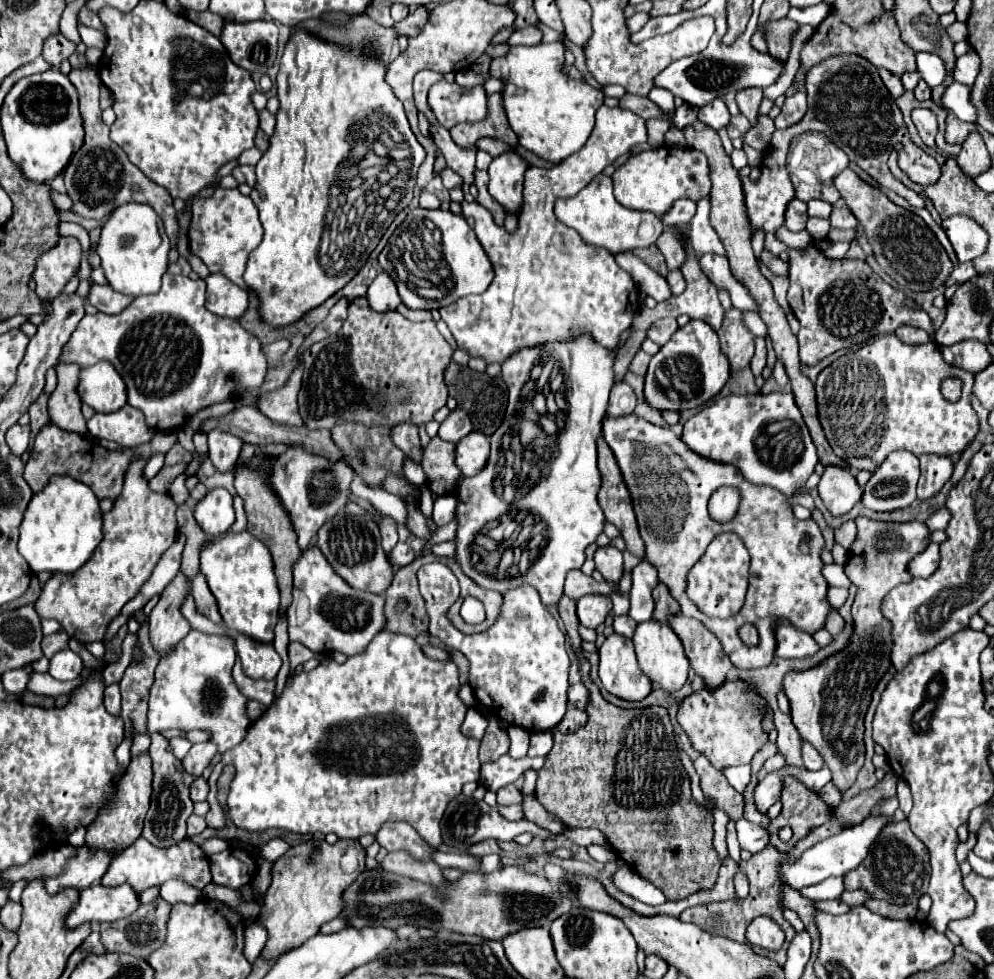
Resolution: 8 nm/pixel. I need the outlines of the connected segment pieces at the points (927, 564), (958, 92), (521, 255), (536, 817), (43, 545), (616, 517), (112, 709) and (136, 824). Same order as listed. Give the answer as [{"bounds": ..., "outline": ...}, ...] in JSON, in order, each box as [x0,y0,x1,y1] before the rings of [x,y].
[{"bounds":[909,543,939,577],"outline":[[[931,543],[927,545],[925,551],[921,551],[919,555],[915,555],[909,563],[909,573],[913,577],[929,577],[939,563],[939,545]]]},{"bounds":[941,81,977,123],"outline":[[[953,81],[953,83],[945,89],[943,99],[941,99],[941,105],[943,105],[947,111],[955,113],[961,121],[975,123],[977,111],[975,111],[975,107],[969,103],[969,91],[971,91],[971,87]]]},{"bounds":[439,105,647,365],"outline":[[[603,105],[597,111],[595,129],[575,155],[553,169],[527,169],[523,205],[513,233],[493,223],[493,215],[483,205],[476,201],[461,202],[463,215],[475,219],[475,235],[493,263],[495,277],[487,291],[467,295],[439,309],[459,349],[491,365],[503,363],[507,355],[523,347],[577,339],[581,335],[589,335],[603,347],[617,345],[619,335],[631,325],[639,309],[639,289],[607,249],[585,245],[577,231],[563,225],[555,217],[553,205],[557,199],[577,195],[607,165],[643,141],[647,141],[645,119],[639,119],[639,115],[619,105]]]},{"bounds":[523,795,567,835],"outline":[[[525,795],[523,797],[523,813],[525,813],[525,819],[529,819],[529,821],[545,827],[545,829],[549,827],[549,831],[555,831],[557,835],[567,829],[557,817],[549,815],[533,795]]]},{"bounds":[19,475,101,573],"outline":[[[55,475],[47,487],[33,495],[21,523],[19,553],[33,573],[73,573],[101,541],[101,509],[95,493],[67,475]]]},{"bounds":[597,439,645,557],"outline":[[[599,439],[597,449],[599,449],[599,471],[601,471],[601,479],[603,479],[601,491],[599,491],[599,505],[605,513],[605,519],[621,531],[627,551],[635,557],[643,557],[645,545],[639,535],[635,513],[631,507],[631,497],[623,483],[623,477],[617,467],[617,461],[613,457],[613,451],[605,443],[605,439]]]},{"bounds":[103,684,121,717],"outline":[[[112,684],[105,688],[103,703],[109,713],[112,715],[117,715],[117,717],[120,716],[121,694],[118,684]]]},{"bounds":[85,753,153,851],"outline":[[[149,753],[131,757],[127,775],[119,779],[119,795],[115,795],[115,803],[111,803],[111,811],[103,811],[103,815],[99,815],[99,819],[95,819],[91,827],[87,827],[85,841],[89,847],[123,851],[141,835],[143,819],[145,819],[145,813],[149,809],[149,799],[151,799],[151,781],[153,781],[153,771],[151,771]]]}]

